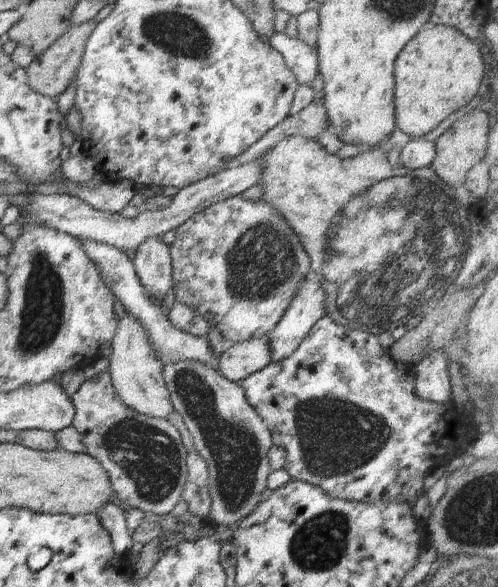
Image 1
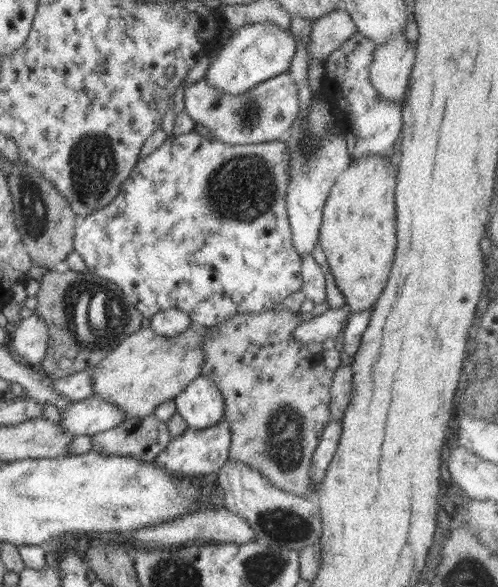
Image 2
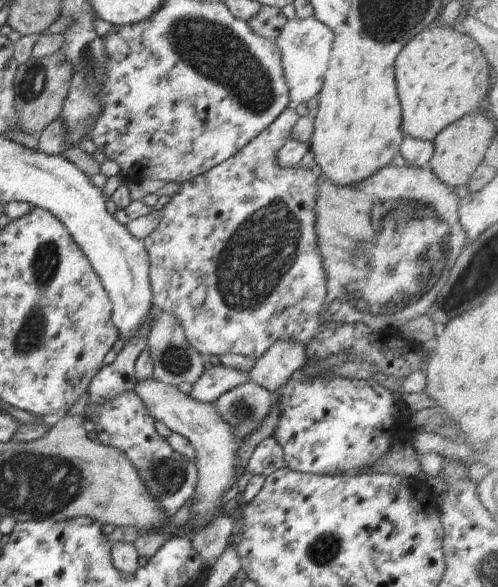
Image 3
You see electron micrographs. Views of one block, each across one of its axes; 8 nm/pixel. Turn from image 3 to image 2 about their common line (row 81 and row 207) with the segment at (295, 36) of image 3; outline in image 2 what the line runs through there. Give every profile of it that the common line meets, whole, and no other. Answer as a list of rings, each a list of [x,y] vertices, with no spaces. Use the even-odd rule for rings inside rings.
[[[323,95],[312,97],[305,120],[297,120],[292,130],[285,137],[284,144],[288,146],[290,169],[288,169],[288,188],[286,206],[290,223],[292,242],[300,257],[312,254],[319,241],[319,230],[322,224],[324,204],[336,178],[350,166],[351,154],[344,135],[337,130],[334,110]]]

